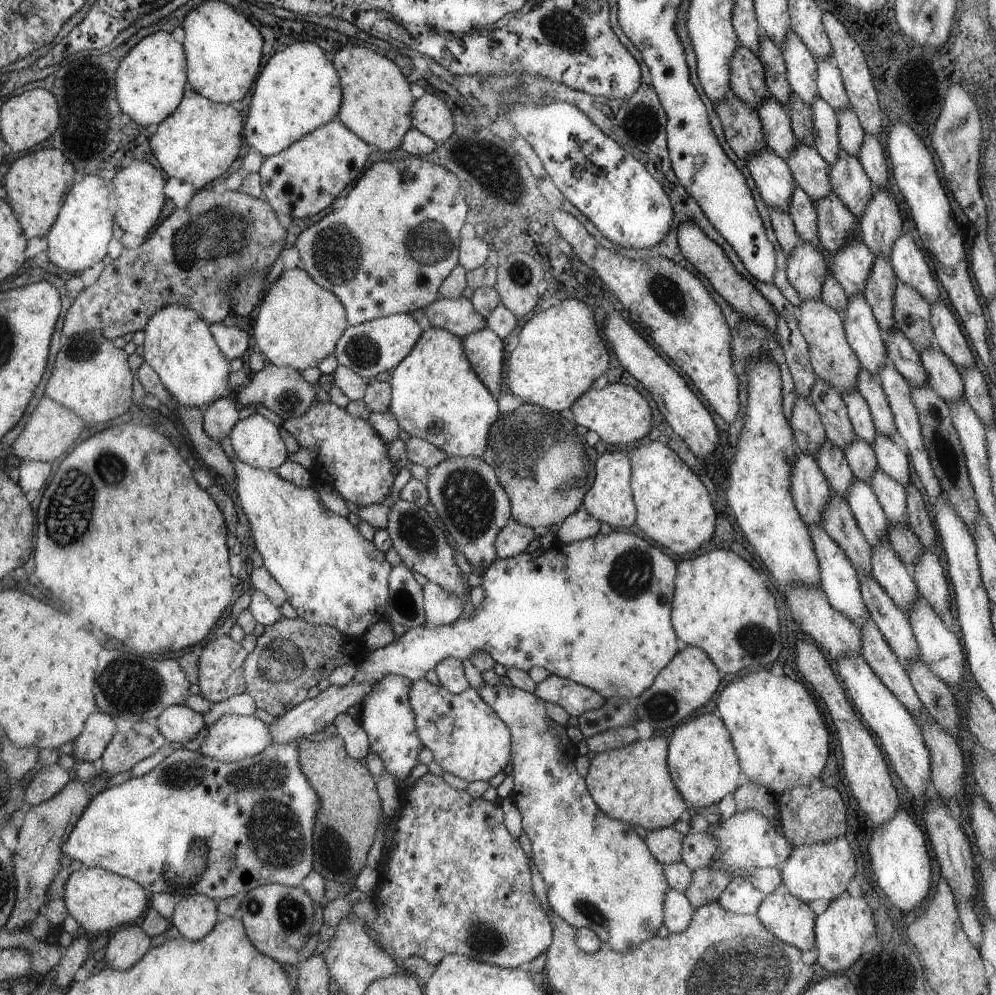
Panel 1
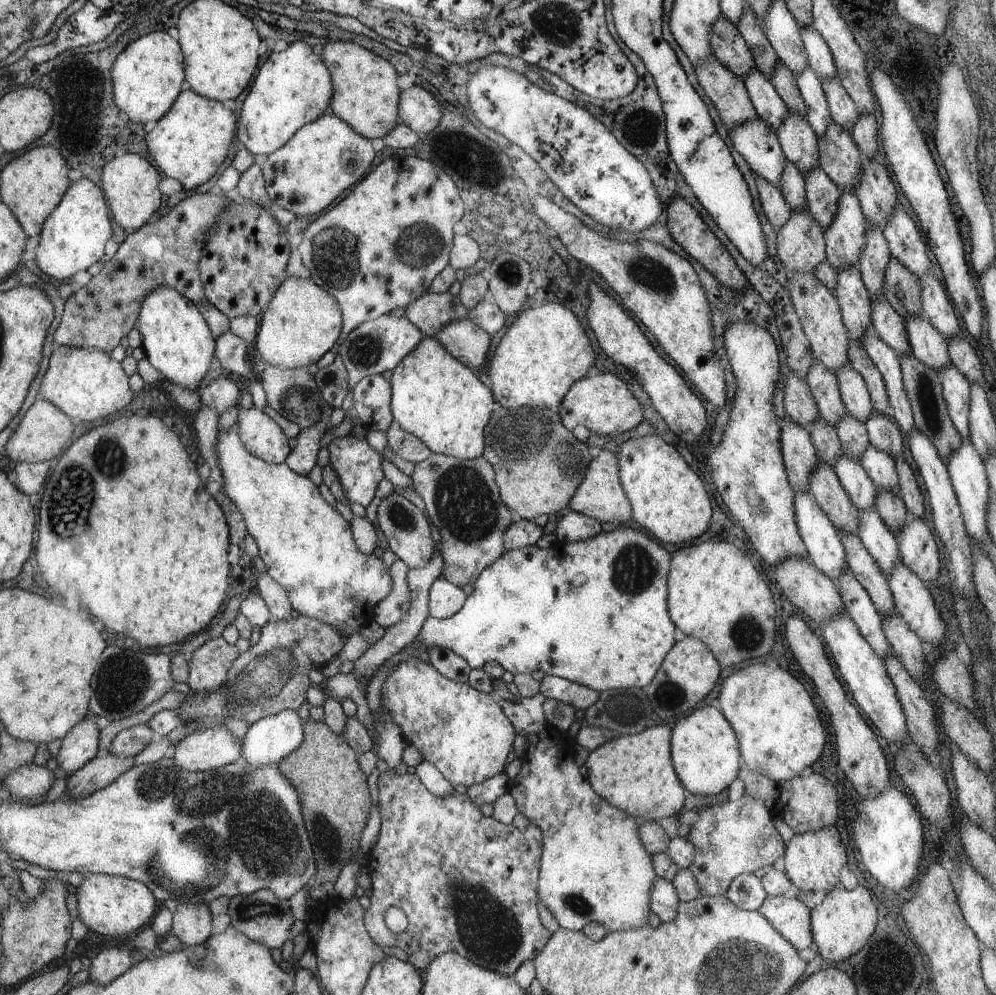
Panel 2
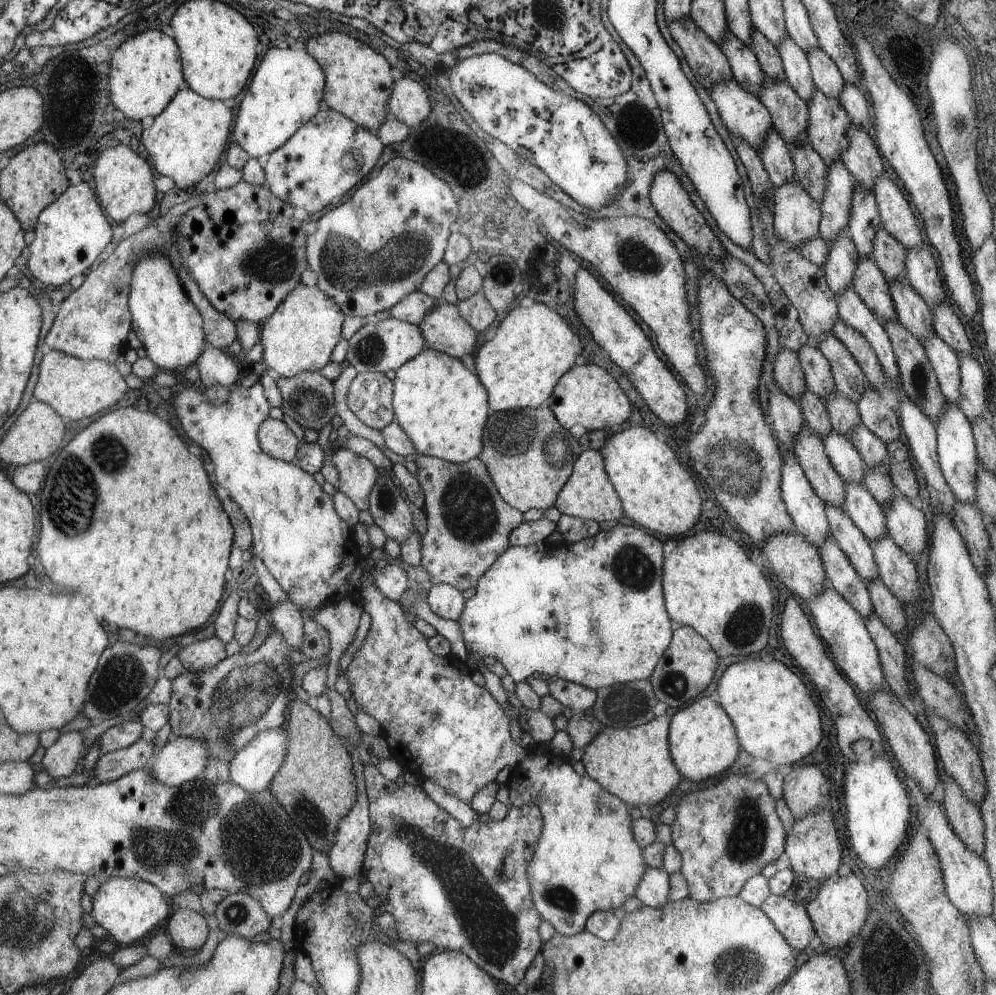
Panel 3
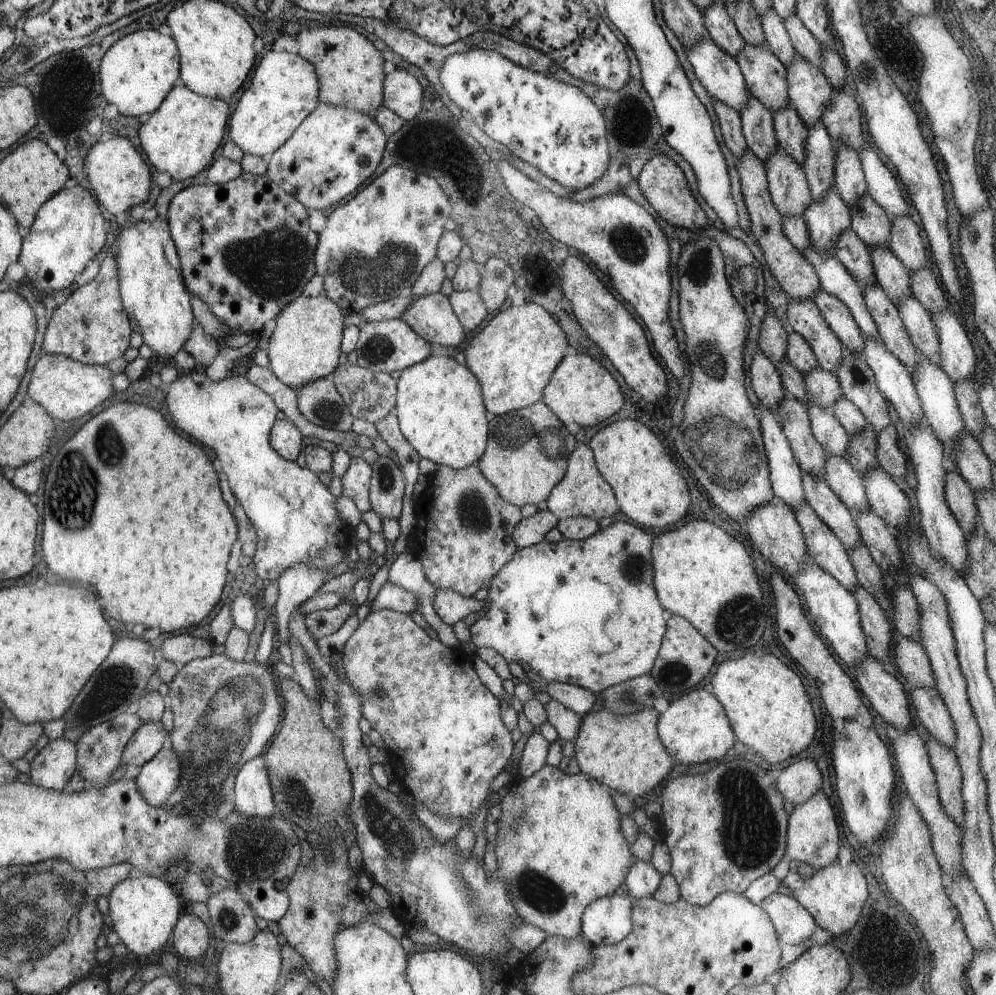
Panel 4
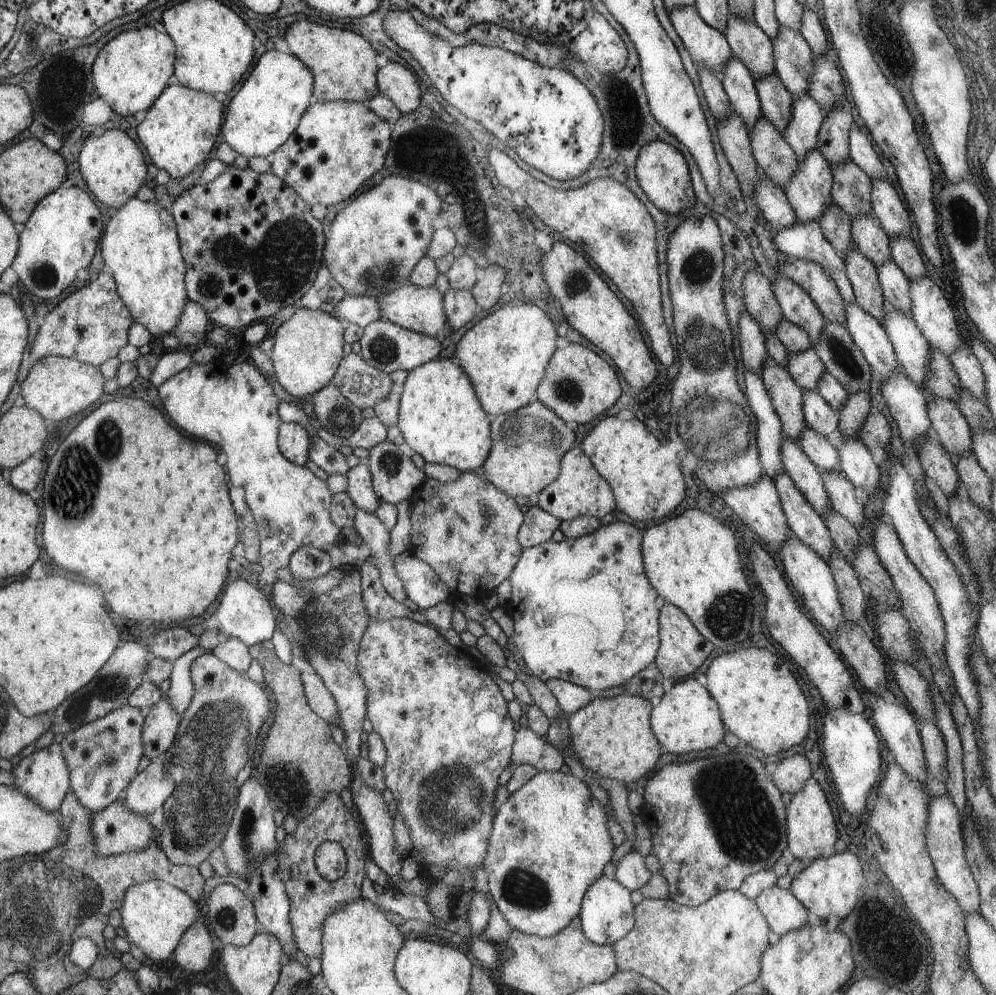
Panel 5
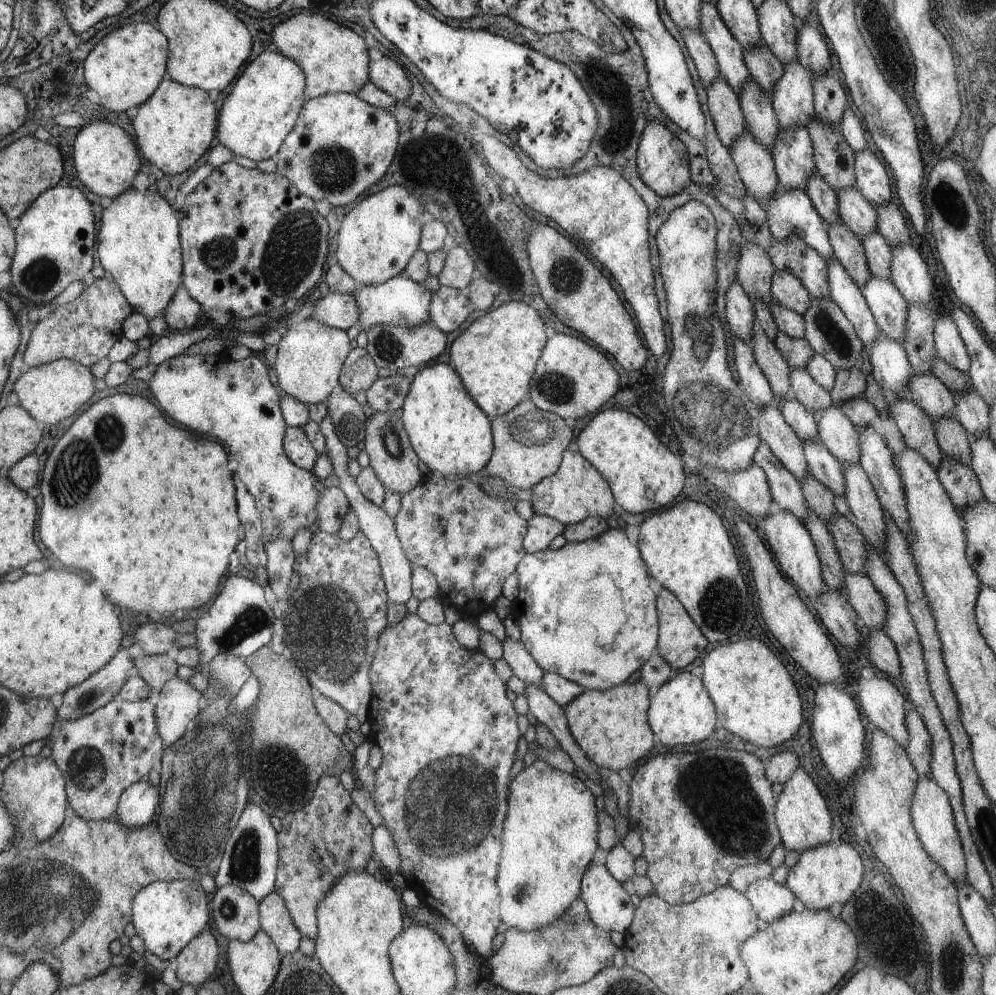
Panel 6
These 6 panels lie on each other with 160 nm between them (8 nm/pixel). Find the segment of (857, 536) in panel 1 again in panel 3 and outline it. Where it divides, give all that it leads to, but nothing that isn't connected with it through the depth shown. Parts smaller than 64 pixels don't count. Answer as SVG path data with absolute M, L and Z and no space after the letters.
M805 424L794 444L793 453L816 494L823 503L842 508L845 503L845 482L832 466L823 440Z

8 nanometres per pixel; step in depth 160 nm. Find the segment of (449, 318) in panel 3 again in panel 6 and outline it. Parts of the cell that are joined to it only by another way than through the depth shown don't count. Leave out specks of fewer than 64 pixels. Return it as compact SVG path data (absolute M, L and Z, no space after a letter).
M403 275L392 277L379 285L360 286L354 292L360 309L359 324L368 330L377 324L417 327L431 320L433 292L426 285L414 282Z

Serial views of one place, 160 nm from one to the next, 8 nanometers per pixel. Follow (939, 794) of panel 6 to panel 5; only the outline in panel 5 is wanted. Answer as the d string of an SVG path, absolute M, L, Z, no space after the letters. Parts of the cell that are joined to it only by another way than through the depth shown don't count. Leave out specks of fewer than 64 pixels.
M948 796L931 798L927 809L929 815L927 816L925 828L926 844L936 871L937 880L956 899L965 914L978 913L980 904L979 890L965 857L960 814L953 800Z

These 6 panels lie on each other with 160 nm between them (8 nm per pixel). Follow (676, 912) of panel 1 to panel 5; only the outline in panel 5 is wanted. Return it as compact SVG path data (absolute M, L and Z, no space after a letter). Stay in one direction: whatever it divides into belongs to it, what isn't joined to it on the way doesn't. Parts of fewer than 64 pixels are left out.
M630 851L616 867L616 880L630 892L641 889L653 874L646 866L645 857L636 851Z

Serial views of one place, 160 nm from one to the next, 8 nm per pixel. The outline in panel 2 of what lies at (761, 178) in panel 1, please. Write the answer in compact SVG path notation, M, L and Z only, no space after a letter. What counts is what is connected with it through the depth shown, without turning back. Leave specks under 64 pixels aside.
M758 116L730 131L730 140L750 170L766 182L779 188L787 158L776 133Z

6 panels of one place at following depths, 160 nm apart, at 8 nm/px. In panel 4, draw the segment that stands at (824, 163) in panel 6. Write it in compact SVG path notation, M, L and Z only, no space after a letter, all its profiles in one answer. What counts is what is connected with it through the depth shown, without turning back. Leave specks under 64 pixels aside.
M867 194L850 210L851 228L868 247L889 248L892 220L870 195Z

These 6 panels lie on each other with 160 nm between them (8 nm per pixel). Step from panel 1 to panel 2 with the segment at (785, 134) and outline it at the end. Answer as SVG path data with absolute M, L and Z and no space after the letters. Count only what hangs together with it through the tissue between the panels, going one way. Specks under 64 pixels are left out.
M752 69L743 79L757 116L775 133L789 115L788 107L767 76L758 69Z

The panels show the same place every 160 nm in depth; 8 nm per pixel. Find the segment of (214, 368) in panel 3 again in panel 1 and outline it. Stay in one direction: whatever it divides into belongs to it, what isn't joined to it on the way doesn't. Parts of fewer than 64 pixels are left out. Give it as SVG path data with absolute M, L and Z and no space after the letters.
M220 397L220 400L212 403L203 412L203 429L212 437L214 442L221 444L232 432L236 423L240 421L238 415L240 408L236 404L236 398Z

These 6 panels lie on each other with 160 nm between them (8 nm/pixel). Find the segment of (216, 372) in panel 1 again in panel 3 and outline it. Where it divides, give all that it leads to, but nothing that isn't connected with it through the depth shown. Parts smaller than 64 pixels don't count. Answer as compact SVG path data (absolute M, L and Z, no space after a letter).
M152 253L135 264L131 276L130 311L132 331L137 334L147 357L161 371L177 374L196 364L206 346L203 317L182 288L170 256Z

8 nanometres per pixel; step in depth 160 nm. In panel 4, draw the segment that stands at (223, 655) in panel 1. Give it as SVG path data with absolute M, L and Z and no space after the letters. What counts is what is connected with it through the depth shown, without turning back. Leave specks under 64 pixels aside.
M191 633L178 634L161 644L160 655L161 658L166 658L182 667L191 660L214 655L212 648L214 646L212 646L210 638L192 638Z

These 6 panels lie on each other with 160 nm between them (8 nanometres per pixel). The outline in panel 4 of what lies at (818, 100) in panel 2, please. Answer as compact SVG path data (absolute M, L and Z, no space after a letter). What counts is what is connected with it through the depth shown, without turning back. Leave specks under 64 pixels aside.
M772 8L762 18L761 25L767 47L776 55L776 58L788 68L795 59L797 52L793 47L790 35L783 20Z

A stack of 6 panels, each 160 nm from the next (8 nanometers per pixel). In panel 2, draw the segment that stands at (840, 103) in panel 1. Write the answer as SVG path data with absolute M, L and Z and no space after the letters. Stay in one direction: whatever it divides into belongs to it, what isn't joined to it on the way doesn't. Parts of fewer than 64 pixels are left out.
M811 25L801 28L804 46L808 55L809 67L821 78L821 82L826 79L832 79L837 74L837 68L826 44L826 41L820 36Z

